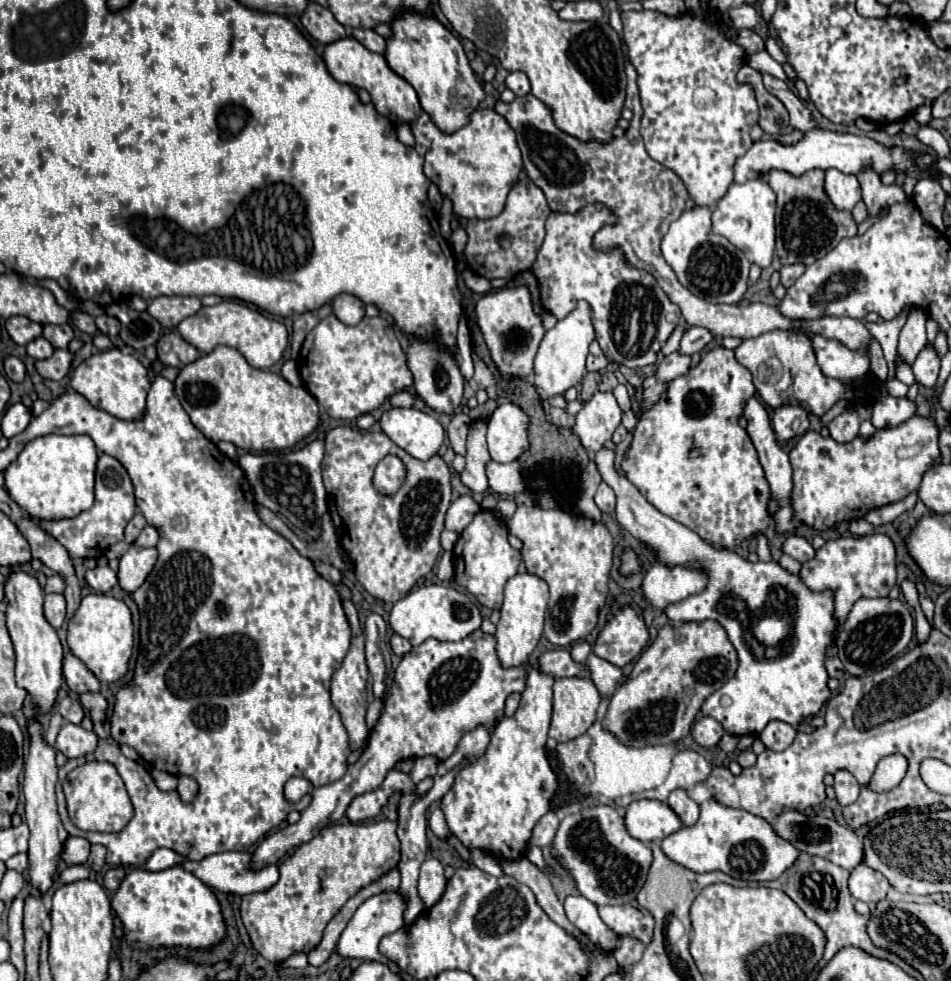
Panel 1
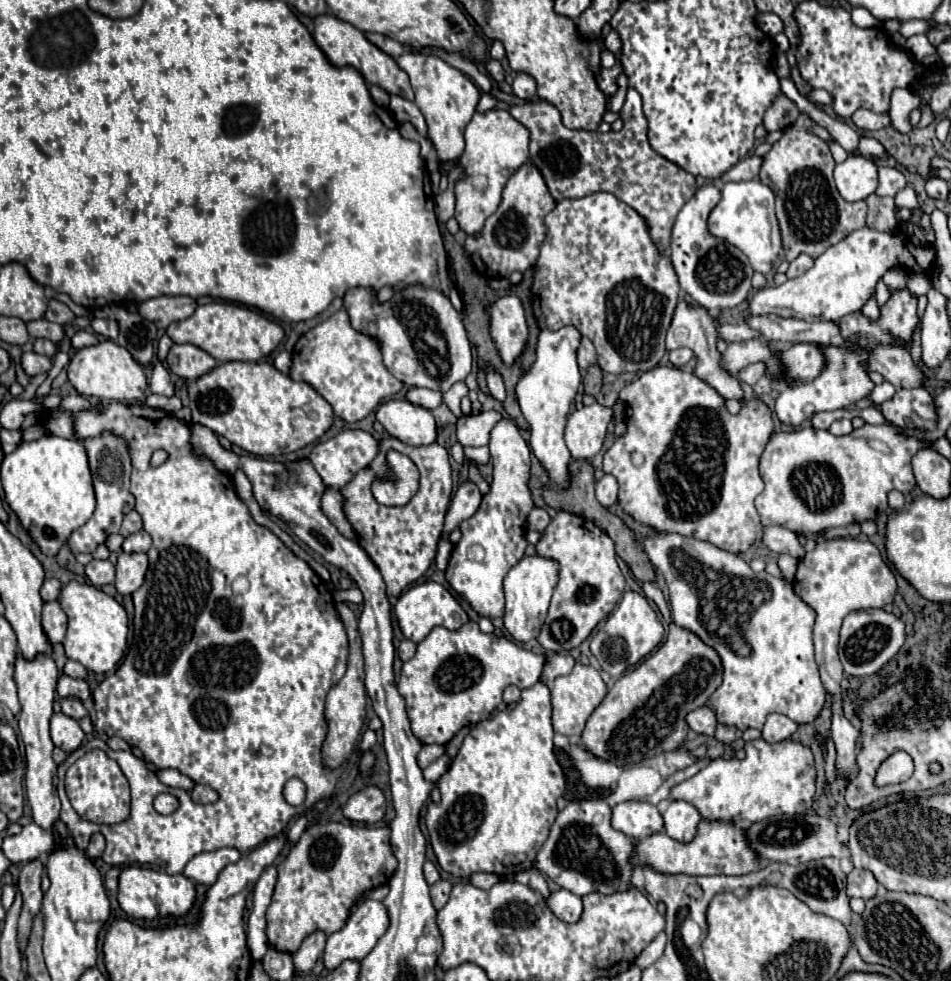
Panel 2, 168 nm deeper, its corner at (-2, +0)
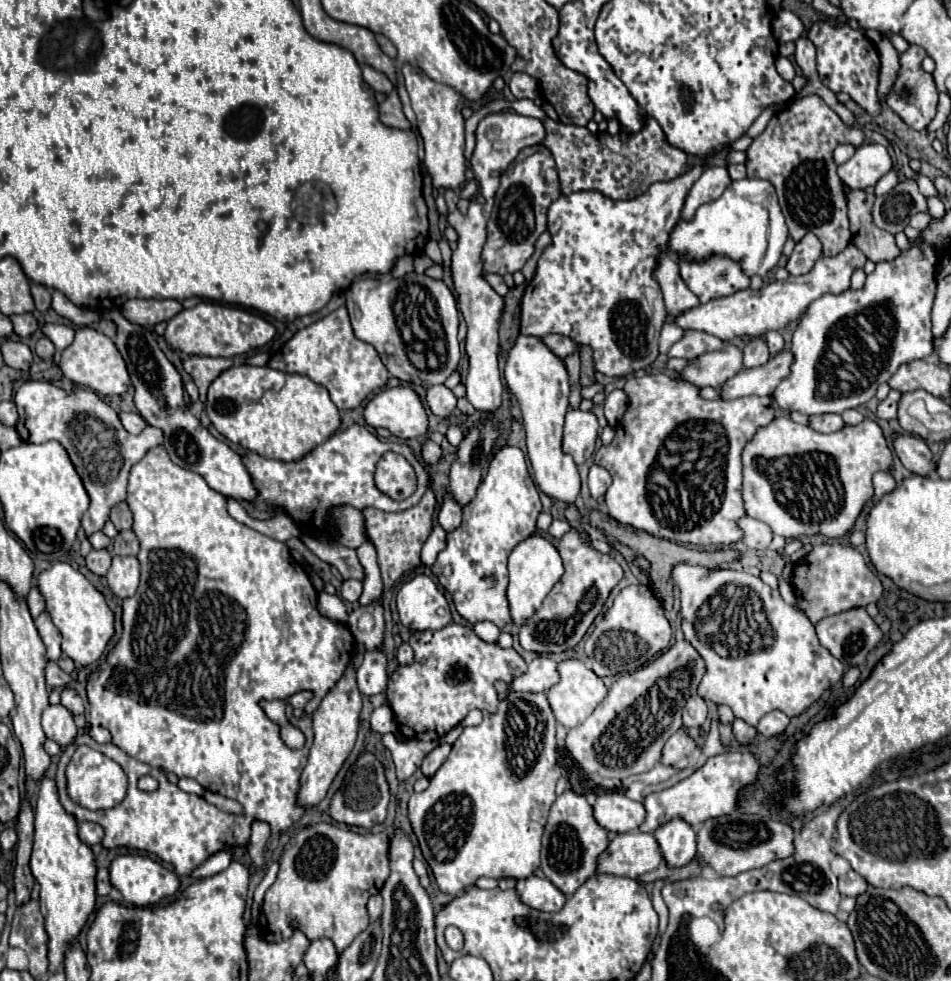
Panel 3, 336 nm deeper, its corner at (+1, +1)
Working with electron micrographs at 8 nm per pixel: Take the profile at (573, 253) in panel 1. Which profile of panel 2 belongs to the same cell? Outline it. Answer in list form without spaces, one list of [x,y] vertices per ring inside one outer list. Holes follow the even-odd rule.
[[[591,193],[587,197],[581,199],[565,199],[561,203],[557,203],[557,207],[545,217],[545,225],[547,225],[547,237],[541,245],[541,255],[535,263],[535,283],[533,283],[533,295],[537,299],[537,307],[535,307],[535,317],[539,321],[539,325],[543,329],[559,329],[563,325],[573,325],[581,331],[581,335],[589,337],[595,343],[597,349],[597,357],[599,357],[599,367],[607,373],[637,373],[637,371],[649,371],[653,367],[659,365],[661,357],[667,353],[665,349],[665,333],[671,325],[671,317],[675,313],[675,305],[679,303],[679,283],[677,283],[677,275],[673,271],[673,267],[669,265],[667,257],[661,257],[653,245],[653,241],[649,239],[645,221],[637,215],[635,209],[631,209],[629,205],[625,205],[623,201],[619,201],[615,195],[611,193]]]

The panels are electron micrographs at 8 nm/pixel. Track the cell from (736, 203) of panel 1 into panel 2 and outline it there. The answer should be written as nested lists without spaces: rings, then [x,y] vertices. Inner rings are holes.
[[[759,179],[723,185],[721,201],[709,215],[709,231],[711,235],[739,247],[749,257],[753,269],[759,273],[771,271],[777,259],[777,251],[782,251],[782,238],[775,213],[775,195]]]

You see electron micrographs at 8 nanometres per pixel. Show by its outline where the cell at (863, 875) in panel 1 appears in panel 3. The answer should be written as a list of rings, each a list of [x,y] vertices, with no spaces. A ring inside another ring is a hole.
[[[854,870],[840,876],[838,880],[840,880],[840,894],[842,896],[860,896],[868,888],[868,882],[860,874],[856,874]]]

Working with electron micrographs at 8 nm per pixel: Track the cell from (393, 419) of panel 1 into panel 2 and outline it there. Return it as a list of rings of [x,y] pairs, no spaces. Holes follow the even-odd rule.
[[[391,399],[379,405],[377,421],[391,437],[411,447],[431,445],[437,439],[437,423],[433,413],[405,399]]]

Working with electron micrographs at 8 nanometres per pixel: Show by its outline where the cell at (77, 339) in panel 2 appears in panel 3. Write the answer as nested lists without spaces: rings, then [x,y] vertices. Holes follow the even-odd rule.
[[[44,324],[42,334],[54,342],[58,352],[62,352],[74,340],[74,328],[64,324]]]

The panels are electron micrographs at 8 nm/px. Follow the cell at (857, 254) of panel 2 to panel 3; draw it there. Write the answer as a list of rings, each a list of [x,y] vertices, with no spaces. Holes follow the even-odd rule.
[[[848,244],[840,254],[828,258],[822,256],[812,272],[804,276],[790,276],[782,282],[770,282],[762,286],[760,290],[740,290],[730,296],[722,296],[716,300],[710,300],[706,304],[700,304],[696,308],[690,308],[688,312],[682,312],[680,316],[674,316],[674,324],[680,326],[682,330],[698,330],[698,332],[708,332],[712,336],[718,336],[724,342],[732,342],[742,336],[758,336],[768,330],[780,330],[788,322],[798,320],[806,308],[810,306],[812,300],[820,298],[822,294],[838,294],[846,288],[850,288],[850,276],[854,268],[862,268],[866,262],[866,256],[854,246]]]

